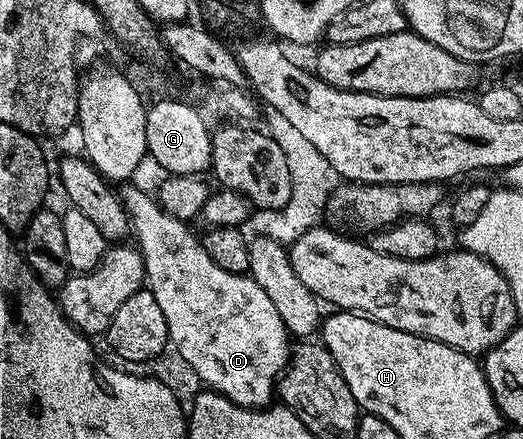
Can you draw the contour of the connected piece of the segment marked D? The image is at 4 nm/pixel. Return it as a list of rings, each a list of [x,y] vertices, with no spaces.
[[[122,185],[119,197],[131,223],[132,237],[137,237],[135,245],[145,261],[147,288],[163,311],[163,320],[167,320],[172,349],[177,349],[178,356],[205,381],[208,389],[227,396],[237,406],[264,408],[270,405],[275,398],[277,380],[289,365],[291,353],[291,335],[283,320],[279,320],[275,304],[271,304],[267,292],[263,292],[253,278],[219,268],[201,247],[198,235],[193,235],[184,221],[162,209],[150,191],[148,194],[133,185]]]

